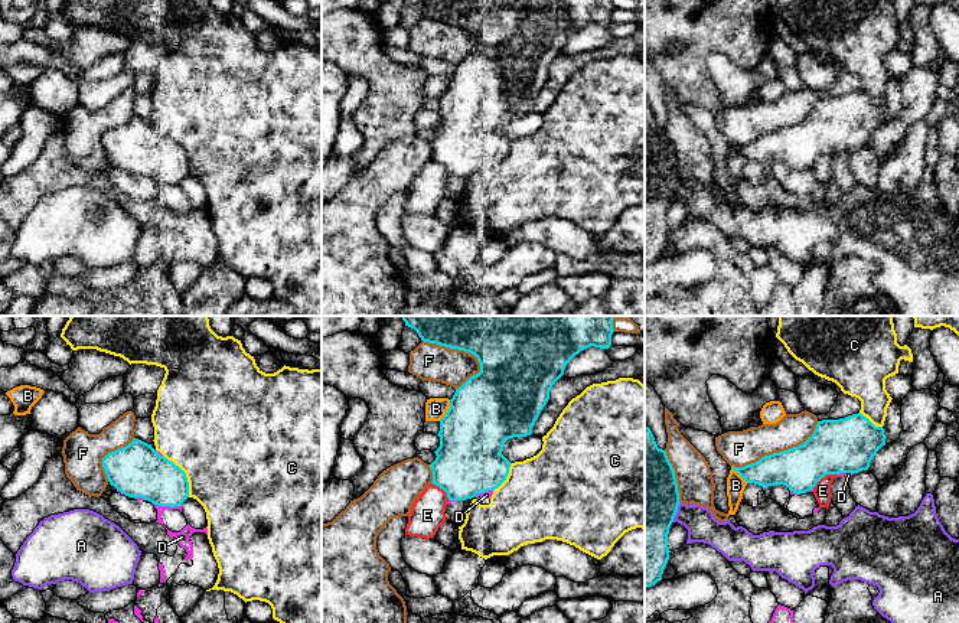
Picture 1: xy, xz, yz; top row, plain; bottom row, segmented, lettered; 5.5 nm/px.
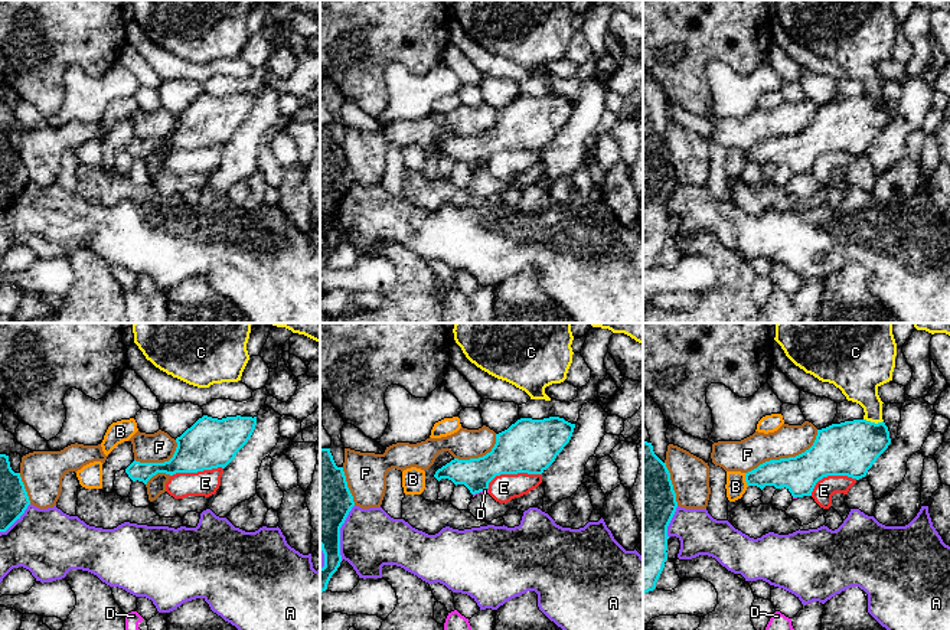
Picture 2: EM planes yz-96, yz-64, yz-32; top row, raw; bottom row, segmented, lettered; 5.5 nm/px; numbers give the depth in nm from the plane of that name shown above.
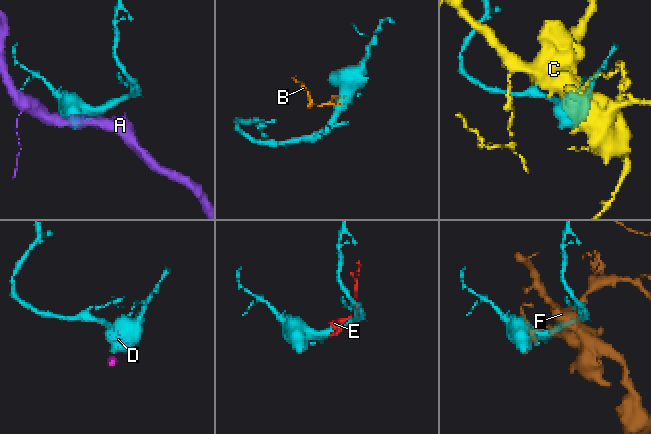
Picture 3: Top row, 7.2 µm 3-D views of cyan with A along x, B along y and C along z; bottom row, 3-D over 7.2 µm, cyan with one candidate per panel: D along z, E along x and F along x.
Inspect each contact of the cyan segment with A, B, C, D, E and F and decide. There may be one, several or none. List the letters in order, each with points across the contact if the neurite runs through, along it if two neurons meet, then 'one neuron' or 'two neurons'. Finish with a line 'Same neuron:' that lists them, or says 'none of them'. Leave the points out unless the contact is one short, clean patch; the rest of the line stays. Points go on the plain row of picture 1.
A: two neurons
B: border xz (450, 77), (449, 87), (439, 97); two neurons
C: two neurons
D: two neurons
E: two neurons
F: two neurons
Same neuron: none of them

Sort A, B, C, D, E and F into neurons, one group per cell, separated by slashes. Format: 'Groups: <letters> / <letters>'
Groups: A / B D E / C / F

